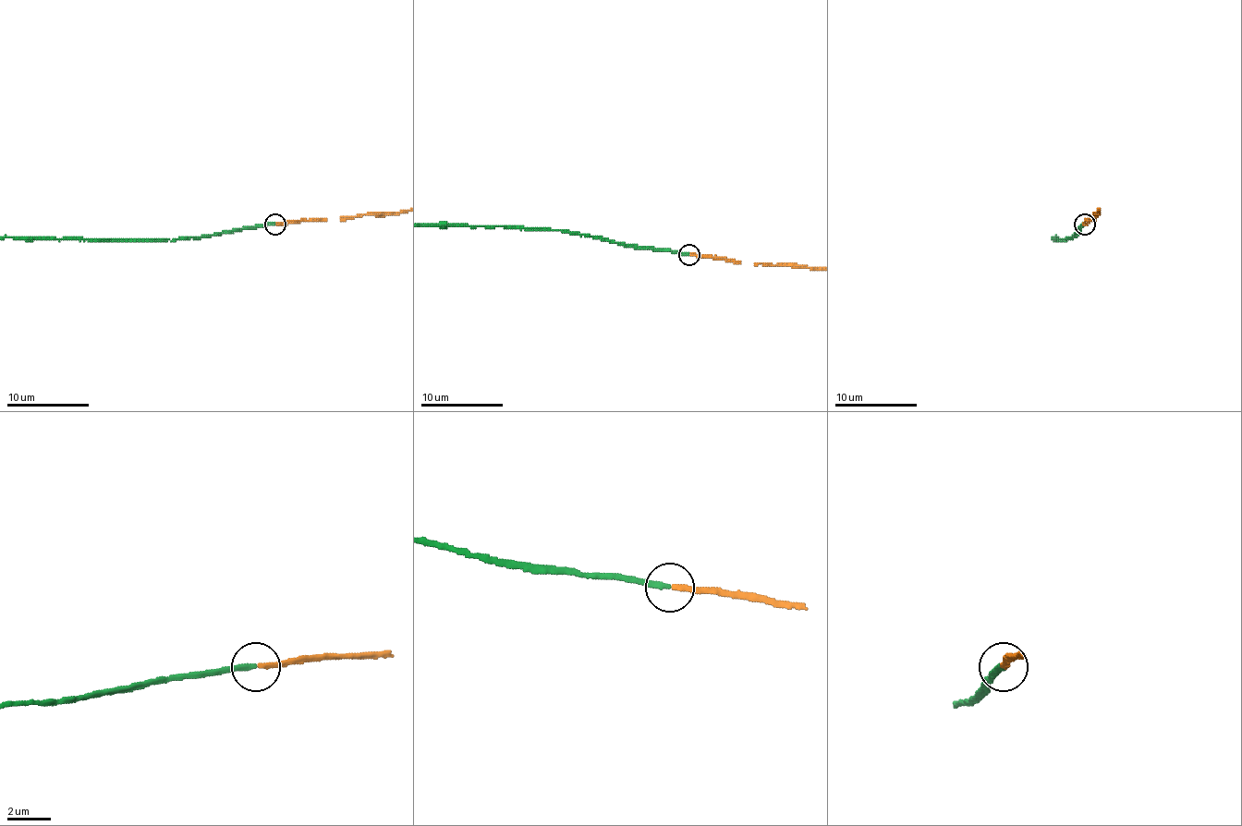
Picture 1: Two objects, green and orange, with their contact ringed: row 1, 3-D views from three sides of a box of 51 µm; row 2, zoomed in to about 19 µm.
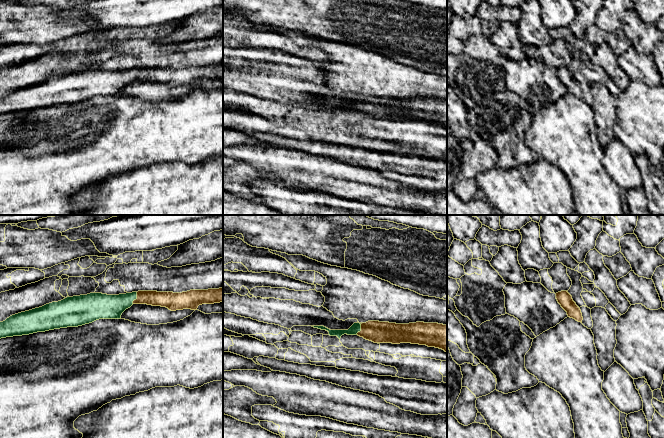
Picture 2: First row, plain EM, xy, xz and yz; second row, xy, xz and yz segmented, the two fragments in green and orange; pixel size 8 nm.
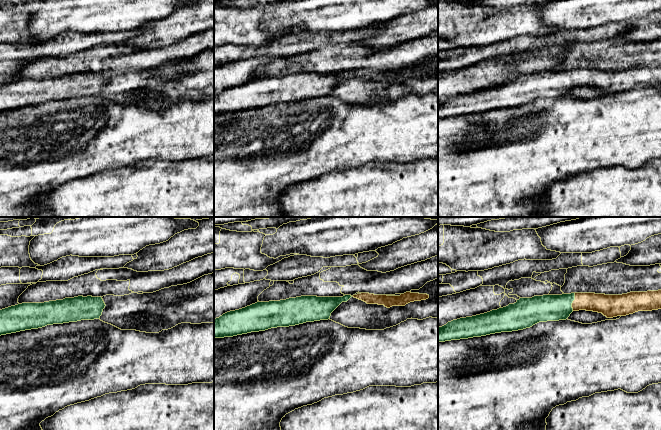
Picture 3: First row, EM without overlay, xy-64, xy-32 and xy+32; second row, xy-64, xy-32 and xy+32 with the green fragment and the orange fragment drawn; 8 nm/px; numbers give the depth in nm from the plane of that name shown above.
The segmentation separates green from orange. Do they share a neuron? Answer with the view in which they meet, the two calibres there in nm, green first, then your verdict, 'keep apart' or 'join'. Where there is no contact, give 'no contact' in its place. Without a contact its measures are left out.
xy | 190/130 nm | join

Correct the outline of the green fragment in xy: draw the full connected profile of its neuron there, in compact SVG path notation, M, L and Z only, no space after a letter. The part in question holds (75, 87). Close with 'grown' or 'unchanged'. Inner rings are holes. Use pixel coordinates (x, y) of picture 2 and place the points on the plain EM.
M223 63L208 66L190 66L182 69L138 67L119 71L90 69L87 71L67 73L42 83L21 88L0 98L0 115L13 112L29 111L54 105L78 103L99 95L120 95L122 89L133 80L147 80L166 83L171 87L191 85L197 86L199 81L223 78Z | grown

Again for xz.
M368 97L354 99L348 106L330 106L324 102L312 102L329 108L330 112L358 111L374 119L411 119L435 123L447 128L447 101L416 98L396 100Z | grown

